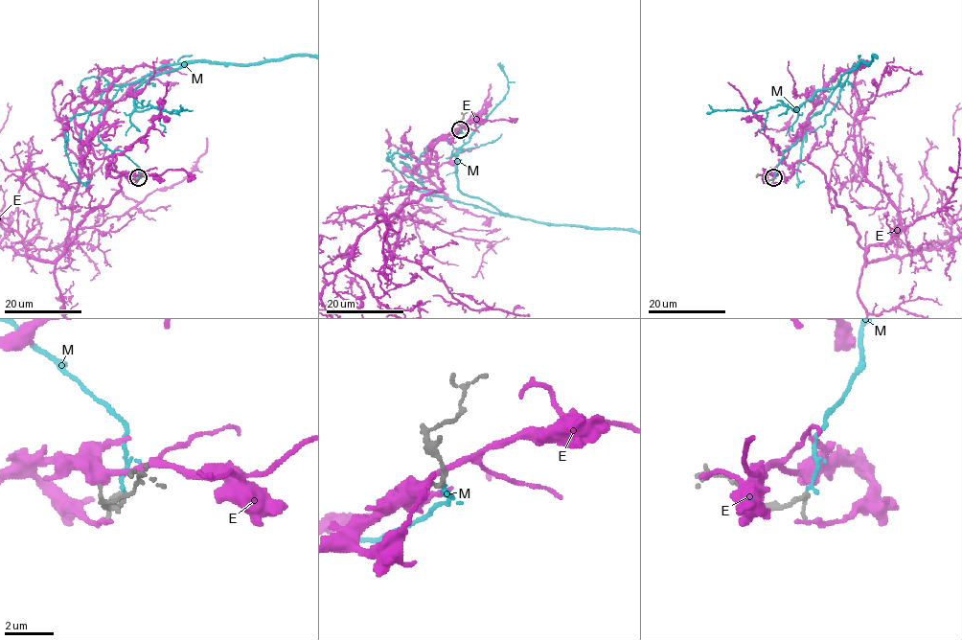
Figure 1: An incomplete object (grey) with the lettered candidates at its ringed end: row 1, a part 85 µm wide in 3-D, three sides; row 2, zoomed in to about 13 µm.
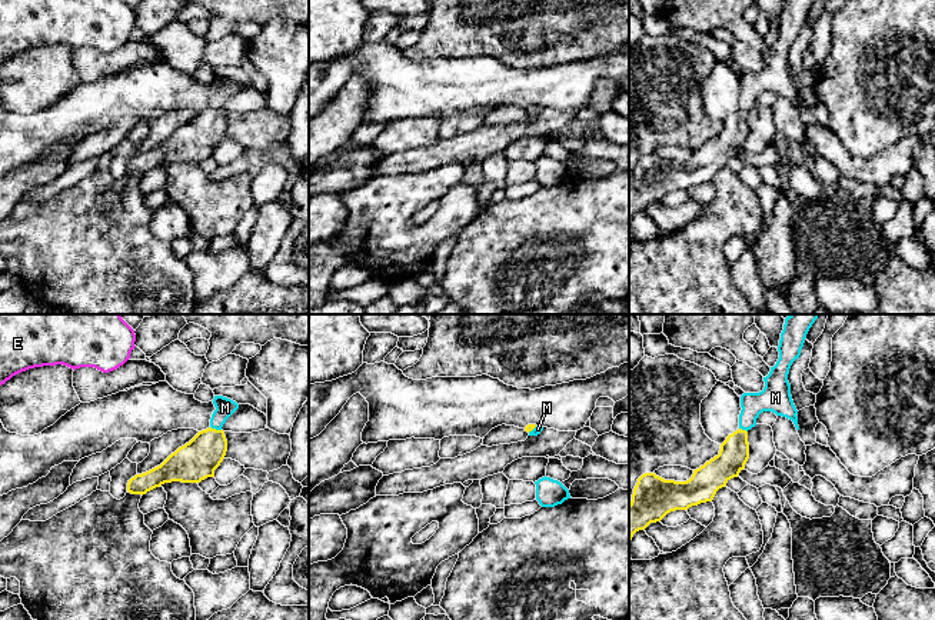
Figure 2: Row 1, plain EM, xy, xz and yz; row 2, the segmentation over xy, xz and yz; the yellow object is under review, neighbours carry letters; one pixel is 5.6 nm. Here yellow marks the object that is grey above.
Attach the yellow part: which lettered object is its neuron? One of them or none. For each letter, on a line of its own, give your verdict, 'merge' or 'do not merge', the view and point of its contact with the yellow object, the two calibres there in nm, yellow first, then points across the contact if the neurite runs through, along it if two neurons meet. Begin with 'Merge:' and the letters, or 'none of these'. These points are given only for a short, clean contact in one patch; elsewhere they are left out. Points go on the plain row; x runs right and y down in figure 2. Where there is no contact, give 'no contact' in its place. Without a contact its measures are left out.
Merge: M
E: do not merge | no contact
M: merge | xy (215, 109) | 220/110 nm | across xy (196, 140), (210, 124), (215, 109), (225, 87)

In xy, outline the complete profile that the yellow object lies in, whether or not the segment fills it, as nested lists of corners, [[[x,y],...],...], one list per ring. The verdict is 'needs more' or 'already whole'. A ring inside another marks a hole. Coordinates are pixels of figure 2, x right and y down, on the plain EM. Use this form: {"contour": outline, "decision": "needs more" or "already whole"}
{"contour": [[[214,76],[213,84],[216,90],[212,94],[210,107],[199,111],[160,146],[132,157],[127,163],[129,173],[143,176],[164,163],[200,163],[207,157],[214,157],[214,150],[227,131],[227,120],[222,107],[239,84],[223,76]]], "decision": "needs more"}

